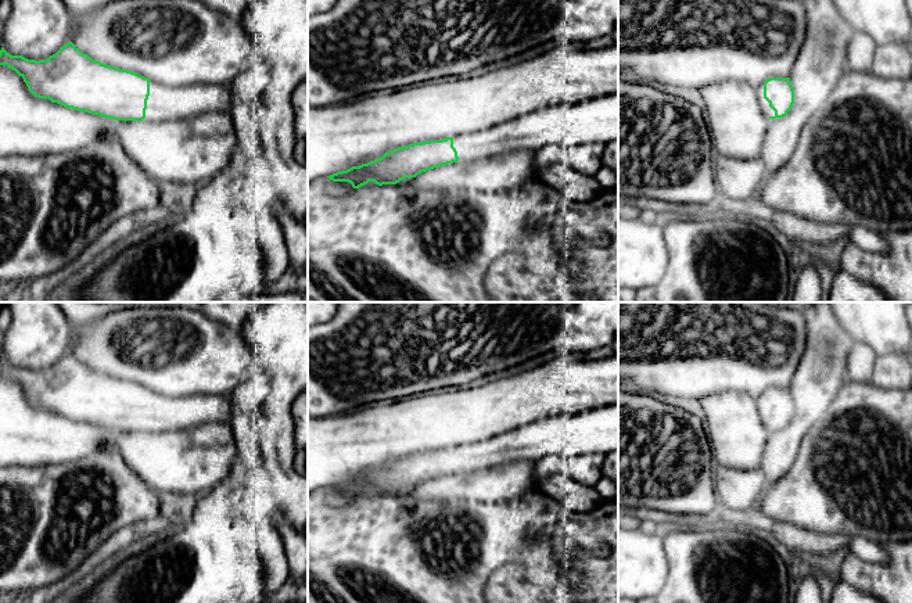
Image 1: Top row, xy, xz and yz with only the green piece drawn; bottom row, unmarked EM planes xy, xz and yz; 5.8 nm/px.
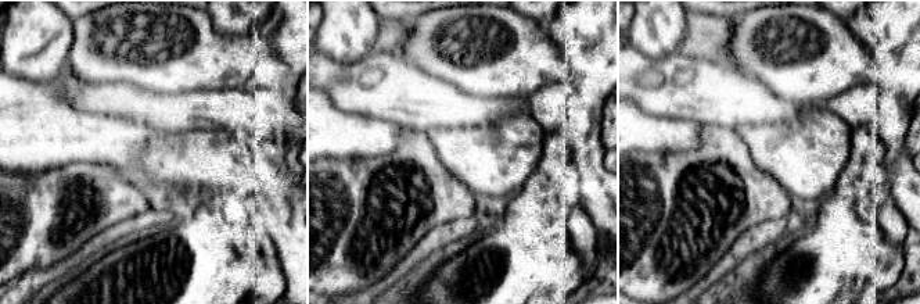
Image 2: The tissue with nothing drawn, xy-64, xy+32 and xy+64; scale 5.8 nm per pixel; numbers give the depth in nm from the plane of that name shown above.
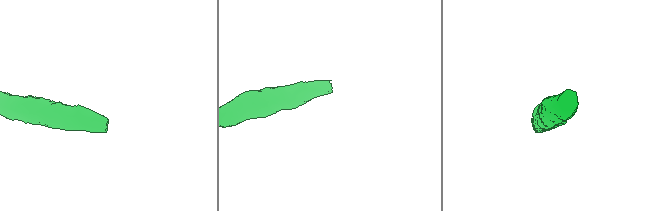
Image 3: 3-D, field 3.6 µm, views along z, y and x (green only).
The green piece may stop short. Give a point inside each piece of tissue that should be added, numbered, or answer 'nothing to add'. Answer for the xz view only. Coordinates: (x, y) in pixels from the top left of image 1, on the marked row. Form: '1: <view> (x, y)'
nothing to add

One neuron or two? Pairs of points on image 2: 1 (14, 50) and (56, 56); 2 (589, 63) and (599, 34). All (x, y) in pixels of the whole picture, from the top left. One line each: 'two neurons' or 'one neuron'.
1: one neuron
2: one neuron

